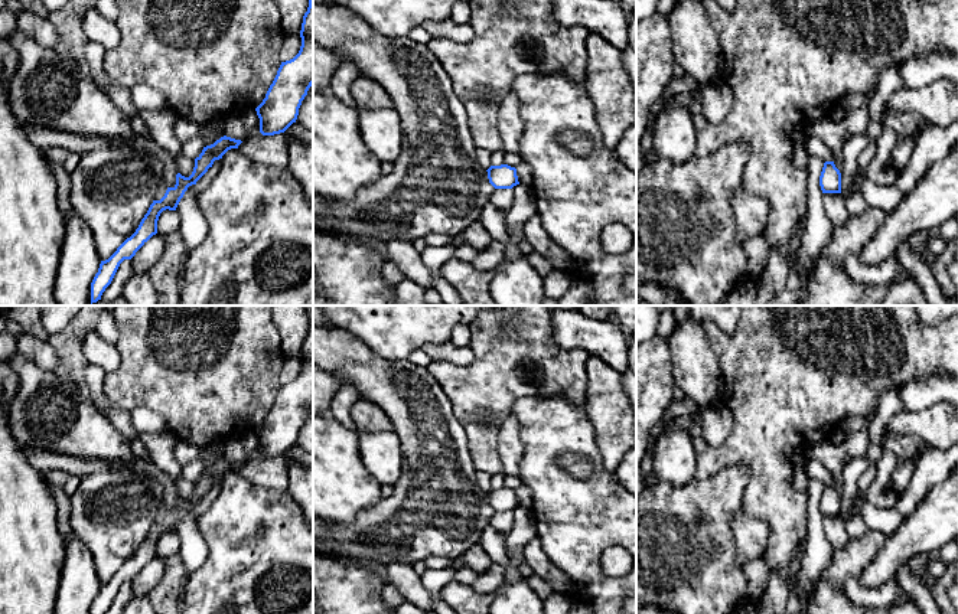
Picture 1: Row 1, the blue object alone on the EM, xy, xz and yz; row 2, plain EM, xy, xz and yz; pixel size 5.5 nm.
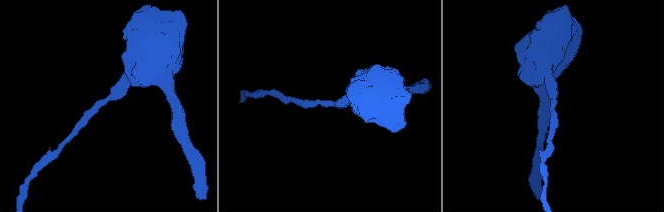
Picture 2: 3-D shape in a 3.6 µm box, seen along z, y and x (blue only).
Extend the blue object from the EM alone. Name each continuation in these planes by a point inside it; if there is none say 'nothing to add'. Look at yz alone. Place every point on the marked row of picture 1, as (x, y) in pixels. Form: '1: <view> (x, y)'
nothing to add

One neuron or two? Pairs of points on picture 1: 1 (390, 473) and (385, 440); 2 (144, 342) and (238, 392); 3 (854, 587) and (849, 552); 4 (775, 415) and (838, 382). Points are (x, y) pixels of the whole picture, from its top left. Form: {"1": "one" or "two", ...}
{"1": "one", "2": "one", "3": "two", "4": "one"}

